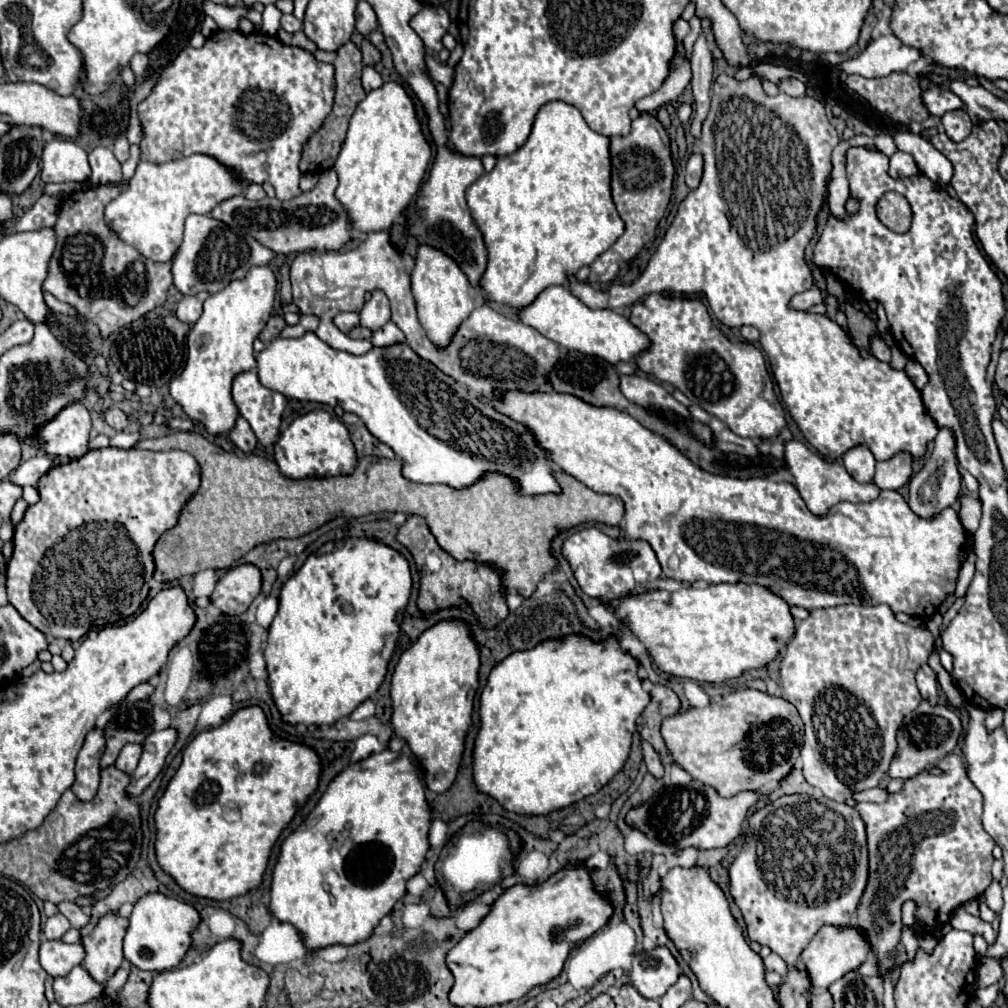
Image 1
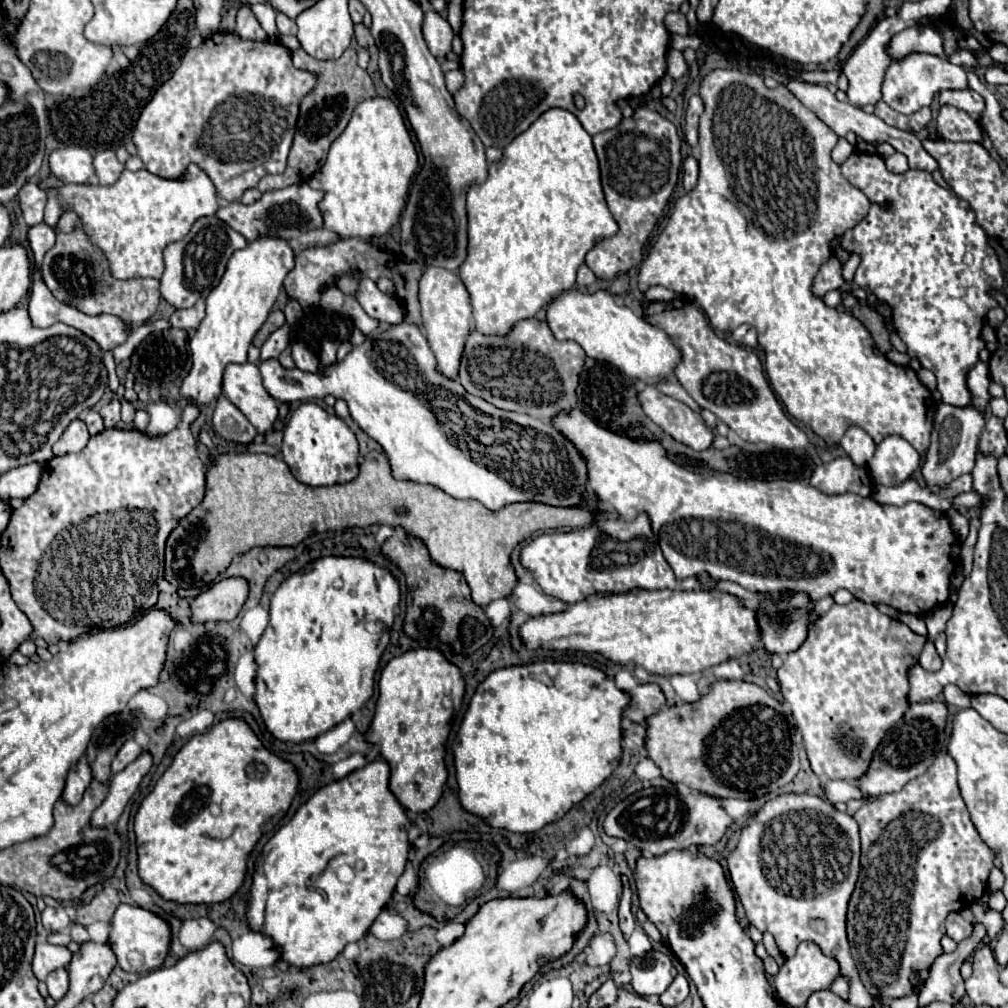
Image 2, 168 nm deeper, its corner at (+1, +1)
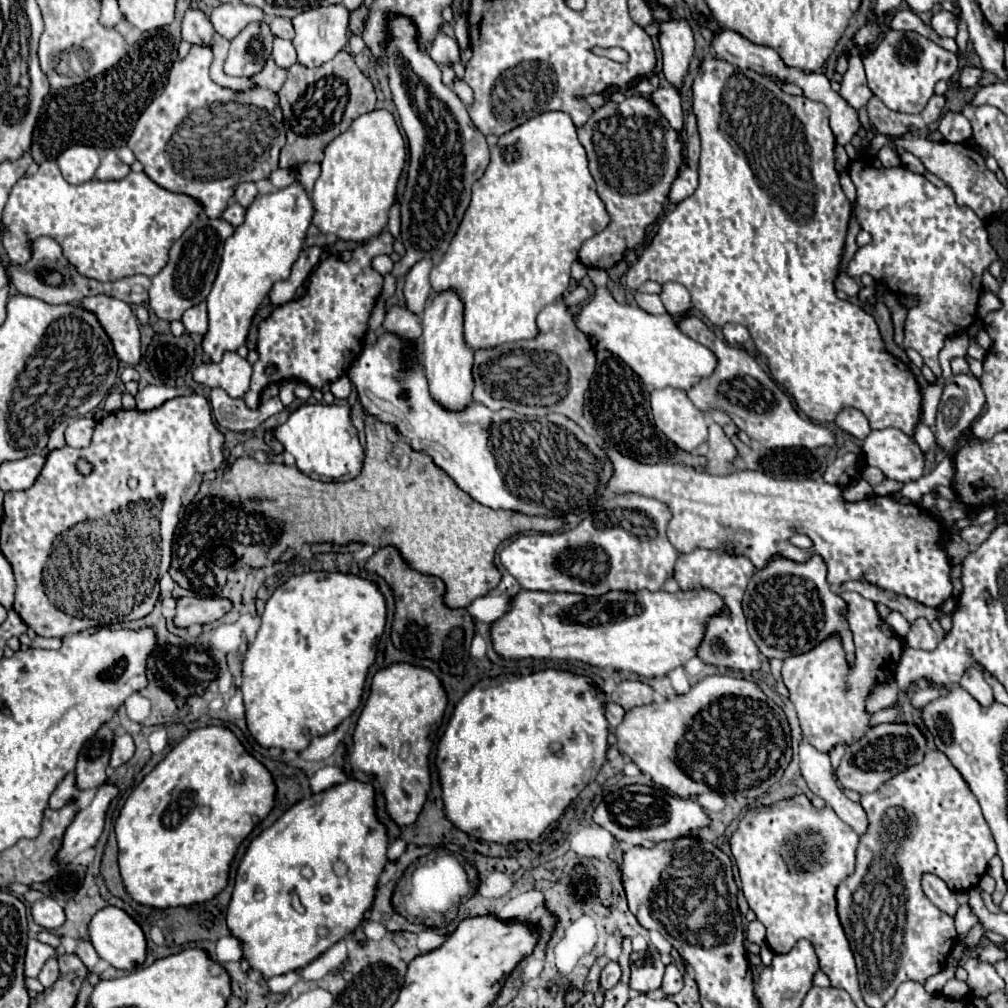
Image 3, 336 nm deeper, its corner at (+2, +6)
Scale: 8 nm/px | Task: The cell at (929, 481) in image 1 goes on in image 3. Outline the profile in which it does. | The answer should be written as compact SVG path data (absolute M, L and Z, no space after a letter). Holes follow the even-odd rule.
M954 374L942 392L942 400L938 406L938 416L936 416L936 442L940 448L944 450L952 450L956 452L958 446L966 440L964 432L970 430L972 420L982 412L984 408L984 392L980 388L980 380L972 374Z

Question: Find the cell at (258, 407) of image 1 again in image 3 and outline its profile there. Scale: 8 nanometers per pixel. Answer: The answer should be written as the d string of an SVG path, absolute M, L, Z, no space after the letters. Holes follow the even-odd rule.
M226 352L220 362L202 362L192 372L194 380L210 388L222 388L232 398L242 398L250 388L252 366L236 352Z

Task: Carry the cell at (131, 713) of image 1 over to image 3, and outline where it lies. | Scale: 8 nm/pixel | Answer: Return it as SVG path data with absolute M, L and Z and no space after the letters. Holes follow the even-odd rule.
M104 724L80 750L76 764L76 786L80 790L98 788L106 782L106 768L112 752L114 732Z

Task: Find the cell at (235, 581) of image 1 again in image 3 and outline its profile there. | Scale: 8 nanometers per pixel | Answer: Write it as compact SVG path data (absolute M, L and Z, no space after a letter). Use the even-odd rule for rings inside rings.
M180 598L176 604L176 616L174 626L176 628L188 628L192 624L210 624L220 620L230 610L228 600L218 598Z

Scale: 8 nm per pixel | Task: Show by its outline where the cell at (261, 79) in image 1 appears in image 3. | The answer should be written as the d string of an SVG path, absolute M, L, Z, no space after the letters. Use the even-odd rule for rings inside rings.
M192 46L188 56L172 66L168 86L138 118L134 132L128 138L128 148L134 152L136 160L144 166L144 172L150 180L154 180L164 190L188 194L204 208L208 218L220 218L226 204L234 196L236 184L248 180L252 182L264 180L278 166L278 154L286 142L286 134L276 92L286 80L286 70L278 68L270 58L264 70L252 78L258 84L254 90L234 92L210 80L208 76L210 62L212 50L208 46Z

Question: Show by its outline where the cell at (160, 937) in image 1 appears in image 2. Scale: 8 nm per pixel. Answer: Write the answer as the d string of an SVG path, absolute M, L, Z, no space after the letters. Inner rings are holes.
M119 905L113 915L109 943L117 955L117 965L131 973L147 973L159 969L171 951L171 923L143 907Z

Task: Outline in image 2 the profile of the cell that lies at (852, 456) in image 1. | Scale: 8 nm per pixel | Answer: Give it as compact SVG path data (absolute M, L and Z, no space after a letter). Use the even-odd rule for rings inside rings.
M849 427L847 433L841 439L841 447L845 449L845 453L851 457L851 461L861 467L865 465L871 455L875 453L875 443L873 439L859 427Z

